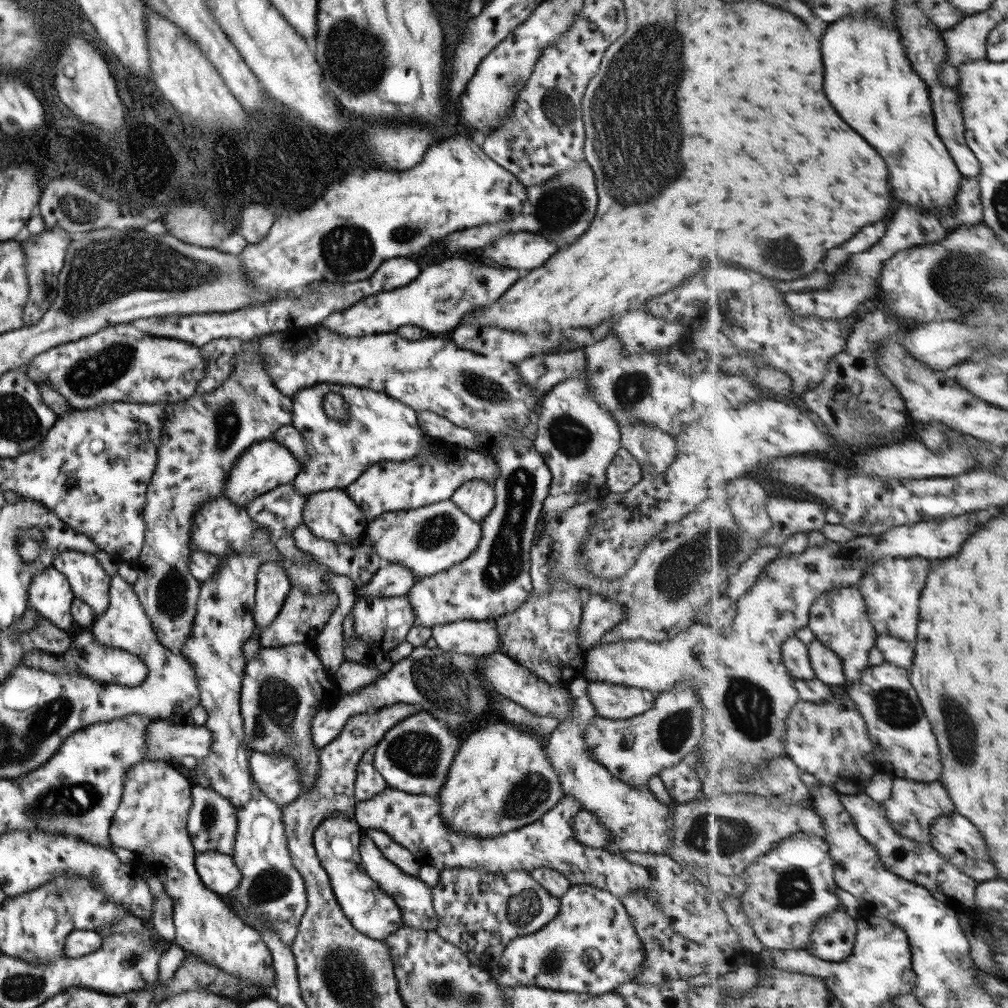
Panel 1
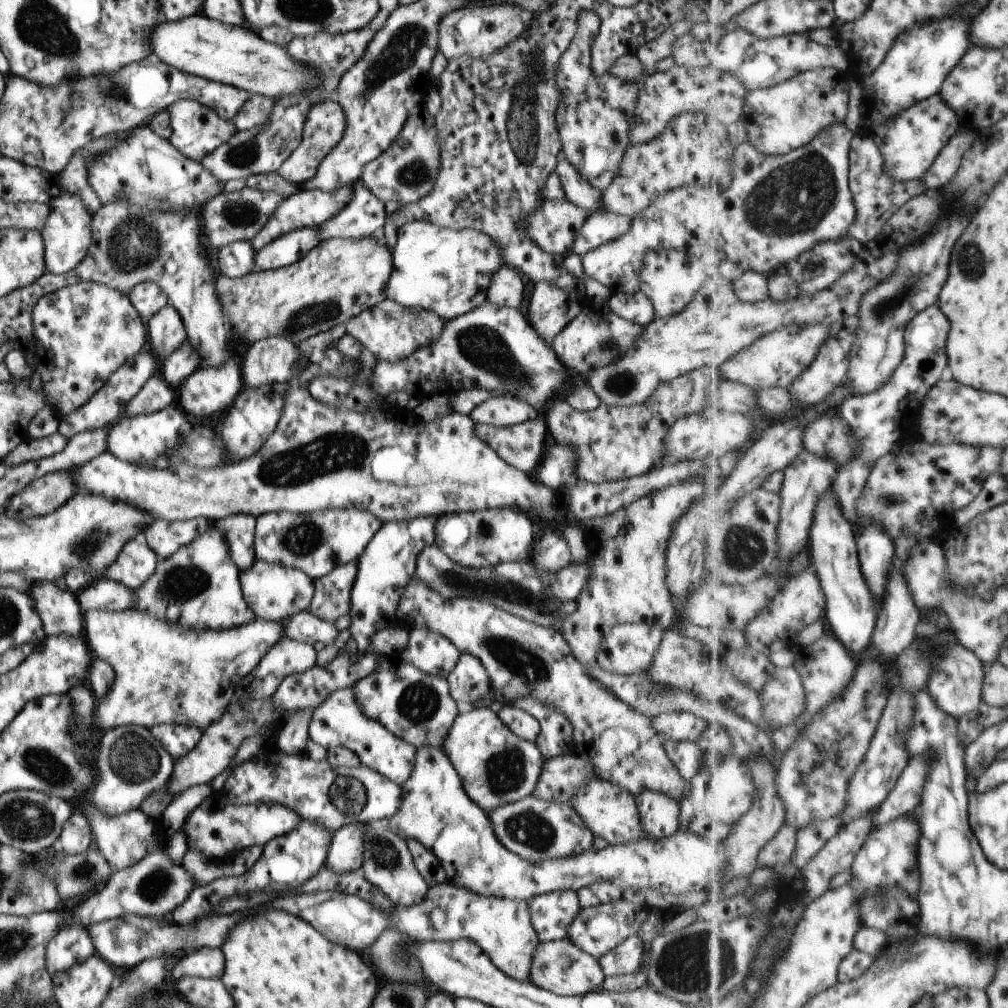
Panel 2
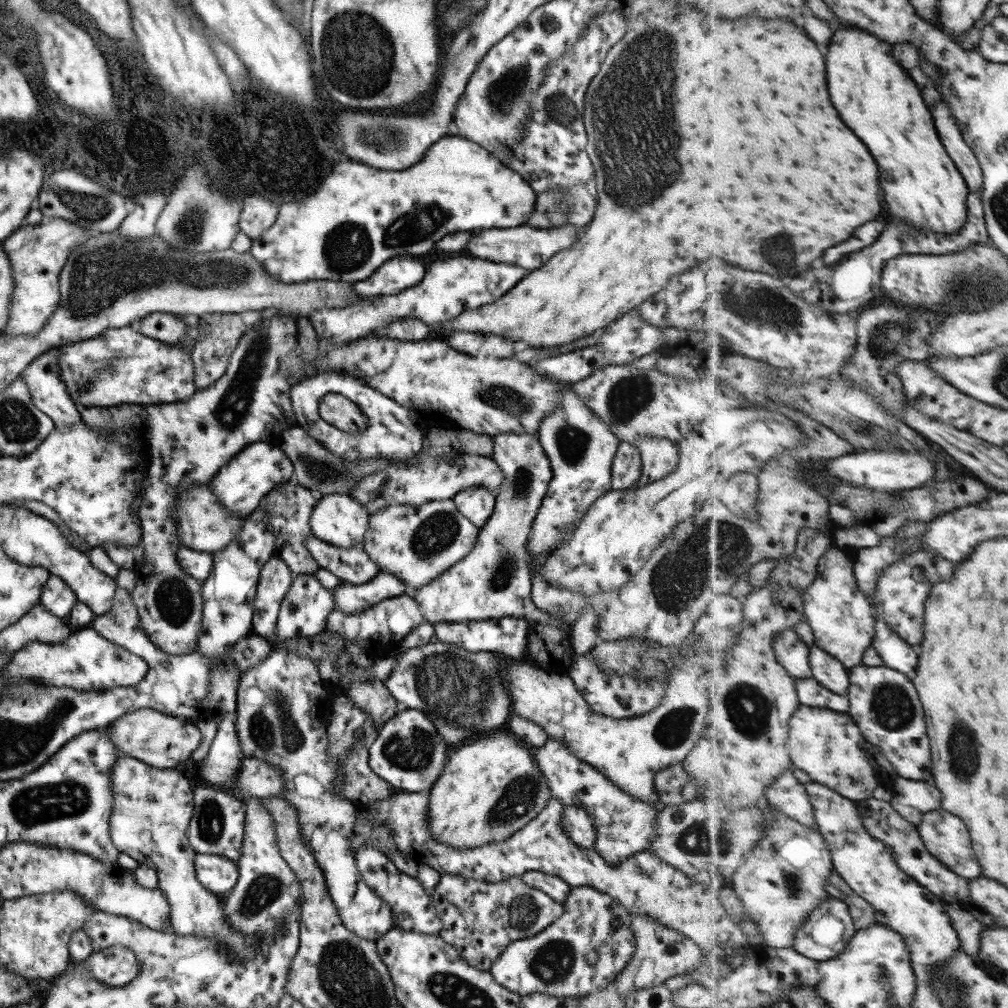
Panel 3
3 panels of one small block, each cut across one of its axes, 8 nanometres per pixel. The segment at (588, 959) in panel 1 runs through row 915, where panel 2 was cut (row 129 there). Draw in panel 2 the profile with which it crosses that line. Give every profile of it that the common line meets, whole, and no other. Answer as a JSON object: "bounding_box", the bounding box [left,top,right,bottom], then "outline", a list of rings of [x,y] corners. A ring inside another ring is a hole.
{"bounding_box":[555,11,639,191],"outline":[[[586,11],[580,14],[577,30],[567,50],[561,54],[555,71],[555,80],[563,100],[557,109],[557,130],[563,156],[575,170],[597,190],[604,191],[612,183],[619,163],[630,144],[628,116],[634,117],[639,84],[611,76],[608,72],[597,76],[591,70],[591,49],[601,28],[598,14]],[[590,88],[604,88],[604,102],[594,100]]]}

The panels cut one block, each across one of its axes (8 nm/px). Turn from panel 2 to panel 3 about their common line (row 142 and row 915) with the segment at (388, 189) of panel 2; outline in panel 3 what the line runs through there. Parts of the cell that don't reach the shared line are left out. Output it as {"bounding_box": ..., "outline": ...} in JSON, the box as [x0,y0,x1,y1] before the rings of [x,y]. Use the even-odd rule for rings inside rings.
{"bounding_box":[355,844,443,935],"outline":[[[363,844],[356,851],[355,861],[364,882],[374,891],[374,894],[384,900],[387,906],[390,906],[397,929],[424,935],[438,935],[440,933],[443,928],[442,922],[433,907],[431,896],[426,893],[417,877],[412,877],[398,870],[386,854],[372,848],[369,844]]]}

